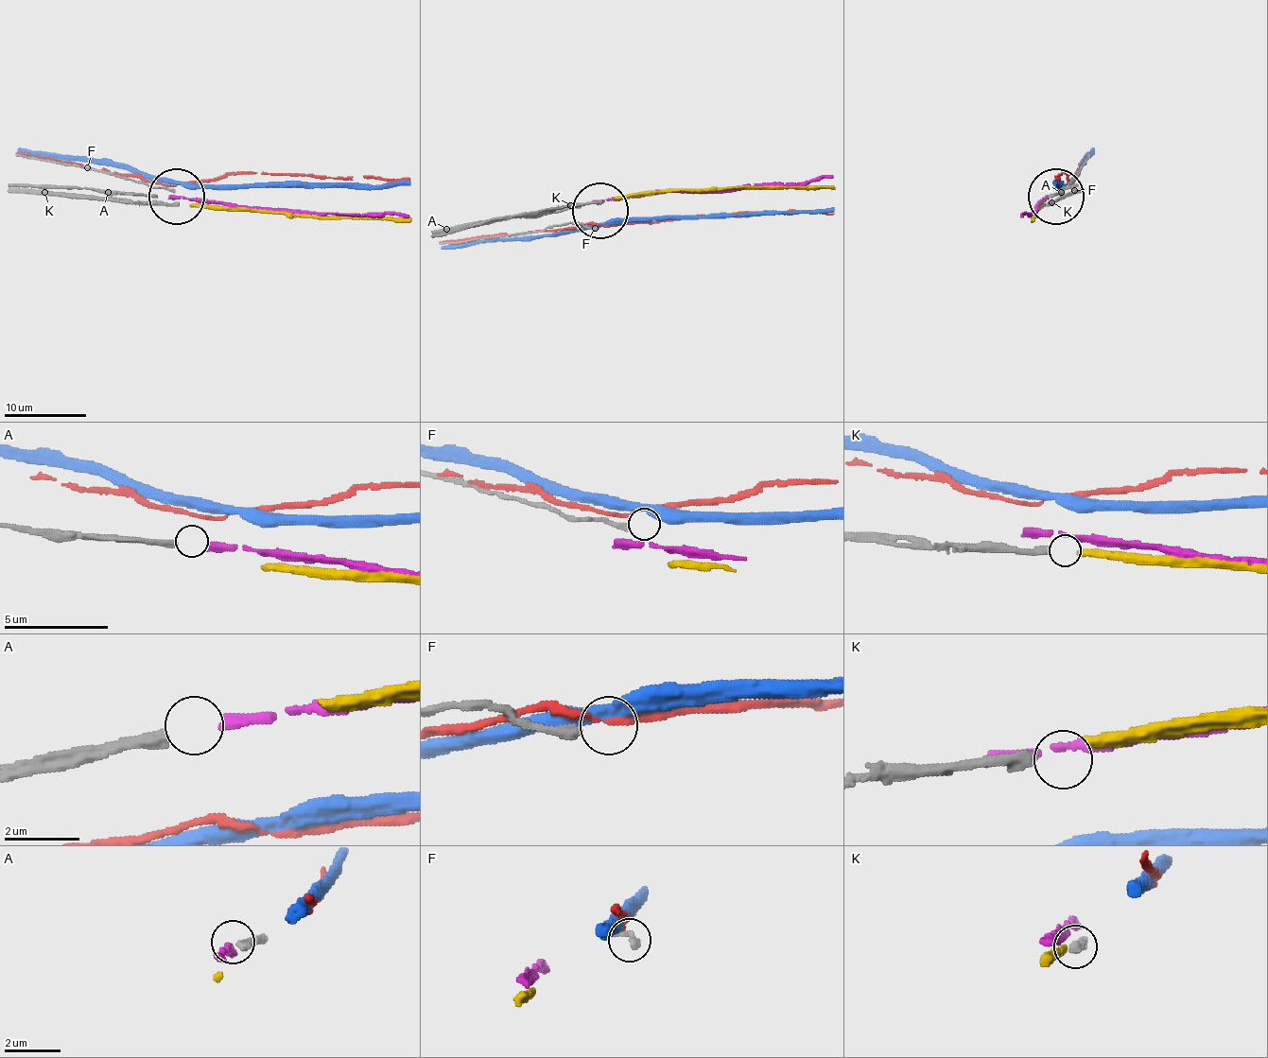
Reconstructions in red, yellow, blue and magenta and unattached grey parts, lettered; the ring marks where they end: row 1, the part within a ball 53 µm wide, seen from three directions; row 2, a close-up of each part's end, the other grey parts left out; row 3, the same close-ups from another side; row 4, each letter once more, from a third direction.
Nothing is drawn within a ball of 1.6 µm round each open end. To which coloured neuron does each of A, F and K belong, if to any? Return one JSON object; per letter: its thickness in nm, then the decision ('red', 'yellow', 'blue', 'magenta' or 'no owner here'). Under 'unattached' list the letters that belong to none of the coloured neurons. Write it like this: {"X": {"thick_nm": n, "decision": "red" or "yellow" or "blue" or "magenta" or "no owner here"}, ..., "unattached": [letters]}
{"A": {"thick_nm": 280, "decision": "magenta"}, "F": {"thick_nm": 280, "decision": "no owner here"}, "K": {"thick_nm": 360, "decision": "yellow"}, "unattached": ["F"]}

